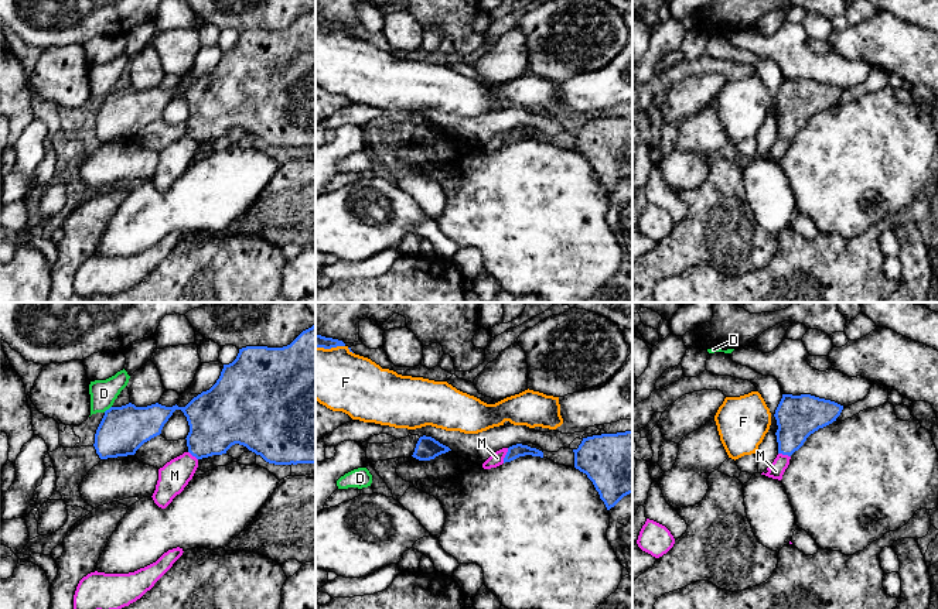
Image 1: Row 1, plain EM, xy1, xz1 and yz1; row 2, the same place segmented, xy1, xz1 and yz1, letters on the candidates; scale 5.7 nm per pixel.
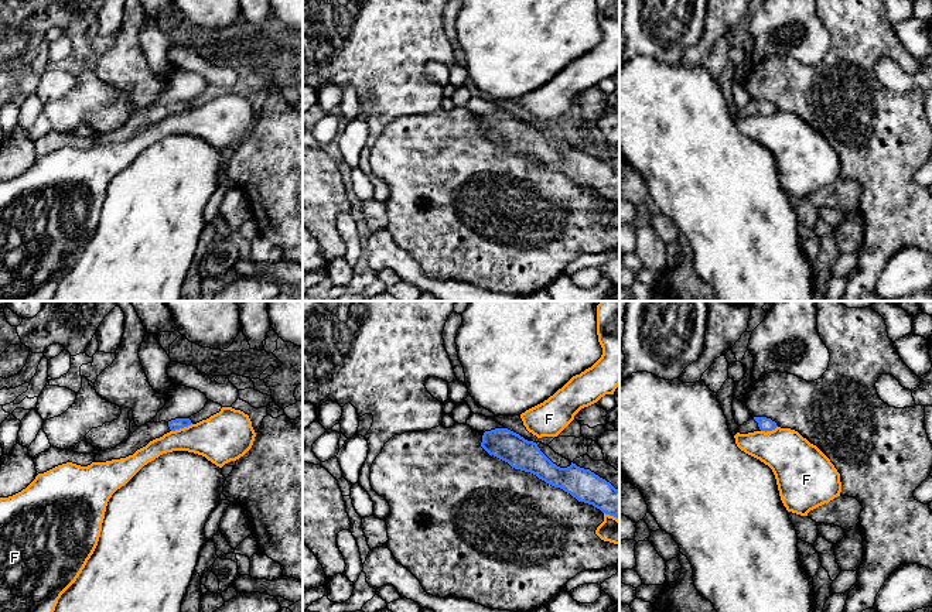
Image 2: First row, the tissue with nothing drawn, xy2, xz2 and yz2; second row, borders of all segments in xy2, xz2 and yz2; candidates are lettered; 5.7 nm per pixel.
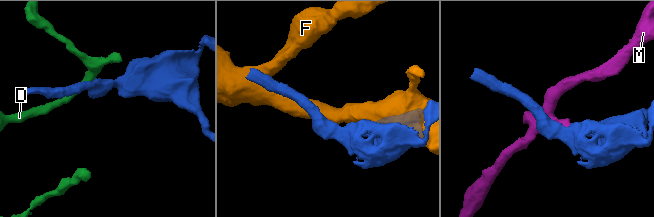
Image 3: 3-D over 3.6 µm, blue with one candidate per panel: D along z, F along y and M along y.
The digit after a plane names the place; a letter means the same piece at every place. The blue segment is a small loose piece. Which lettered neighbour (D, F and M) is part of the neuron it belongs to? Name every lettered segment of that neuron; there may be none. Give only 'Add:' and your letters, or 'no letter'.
Add: no letter

